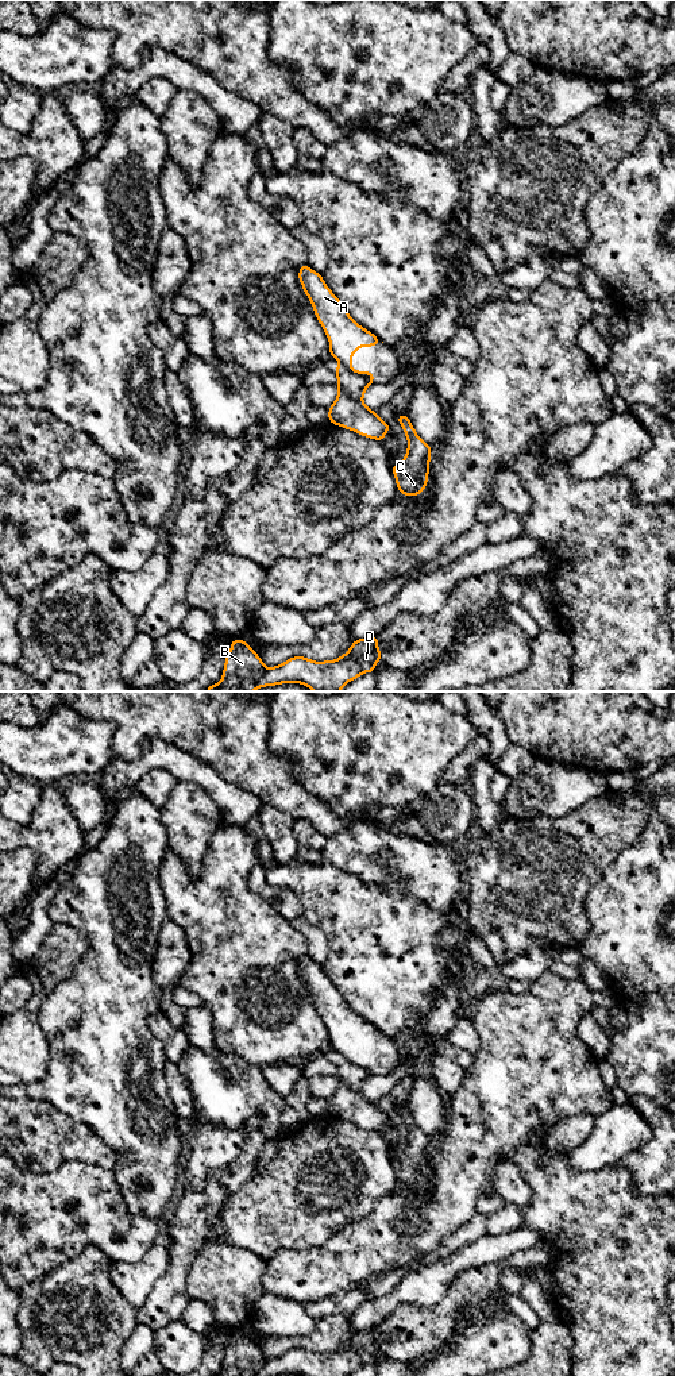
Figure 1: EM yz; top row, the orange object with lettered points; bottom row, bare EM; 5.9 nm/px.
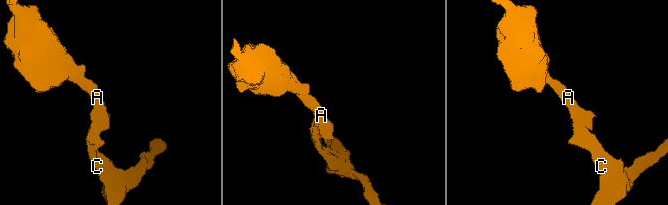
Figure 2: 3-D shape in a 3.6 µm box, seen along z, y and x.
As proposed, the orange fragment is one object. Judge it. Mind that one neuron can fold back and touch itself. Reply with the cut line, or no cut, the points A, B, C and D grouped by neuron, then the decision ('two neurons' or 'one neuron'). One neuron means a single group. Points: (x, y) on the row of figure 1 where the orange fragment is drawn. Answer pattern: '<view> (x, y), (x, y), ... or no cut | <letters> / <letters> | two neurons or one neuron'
yz (340, 361), (371, 382) | A / B C D | two neurons

